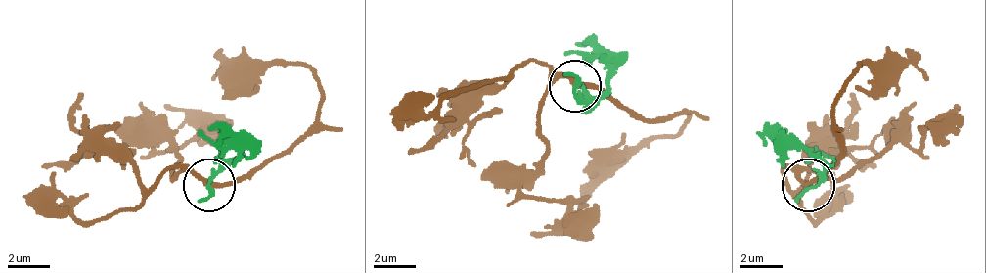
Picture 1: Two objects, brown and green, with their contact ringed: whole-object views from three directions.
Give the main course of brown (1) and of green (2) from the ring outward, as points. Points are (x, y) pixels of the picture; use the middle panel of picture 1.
1: (573, 84), (600, 84), (652, 120), (684, 111), (689, 115), (673, 137), (647, 137), (579, 204)
2: (573, 84), (589, 100), (605, 79), (595, 58), (563, 53)

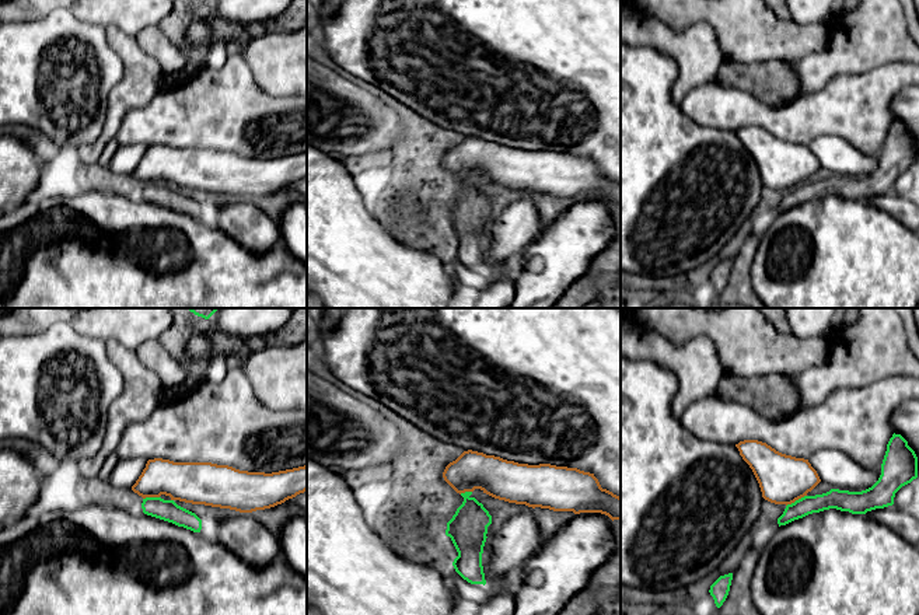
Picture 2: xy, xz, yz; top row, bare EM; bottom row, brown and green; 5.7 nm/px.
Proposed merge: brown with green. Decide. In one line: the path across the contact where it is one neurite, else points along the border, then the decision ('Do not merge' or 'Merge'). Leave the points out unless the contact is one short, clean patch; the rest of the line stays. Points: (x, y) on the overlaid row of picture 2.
Boundary: yz (806, 495), (786, 506). Do not merge

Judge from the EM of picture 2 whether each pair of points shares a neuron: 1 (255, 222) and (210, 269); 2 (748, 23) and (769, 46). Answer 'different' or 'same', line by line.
1: different
2: same

